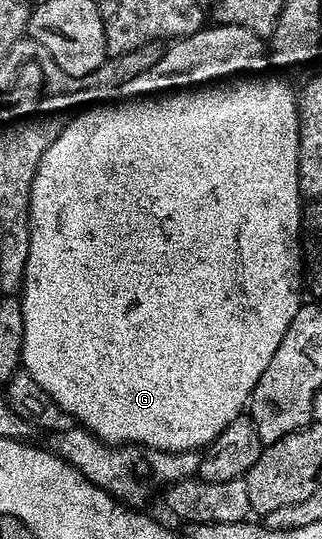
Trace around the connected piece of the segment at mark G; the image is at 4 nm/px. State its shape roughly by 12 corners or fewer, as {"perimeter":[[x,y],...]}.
{"perimeter":[[204,26],[37,165],[22,370],[199,451],[304,290],[297,91]]}

